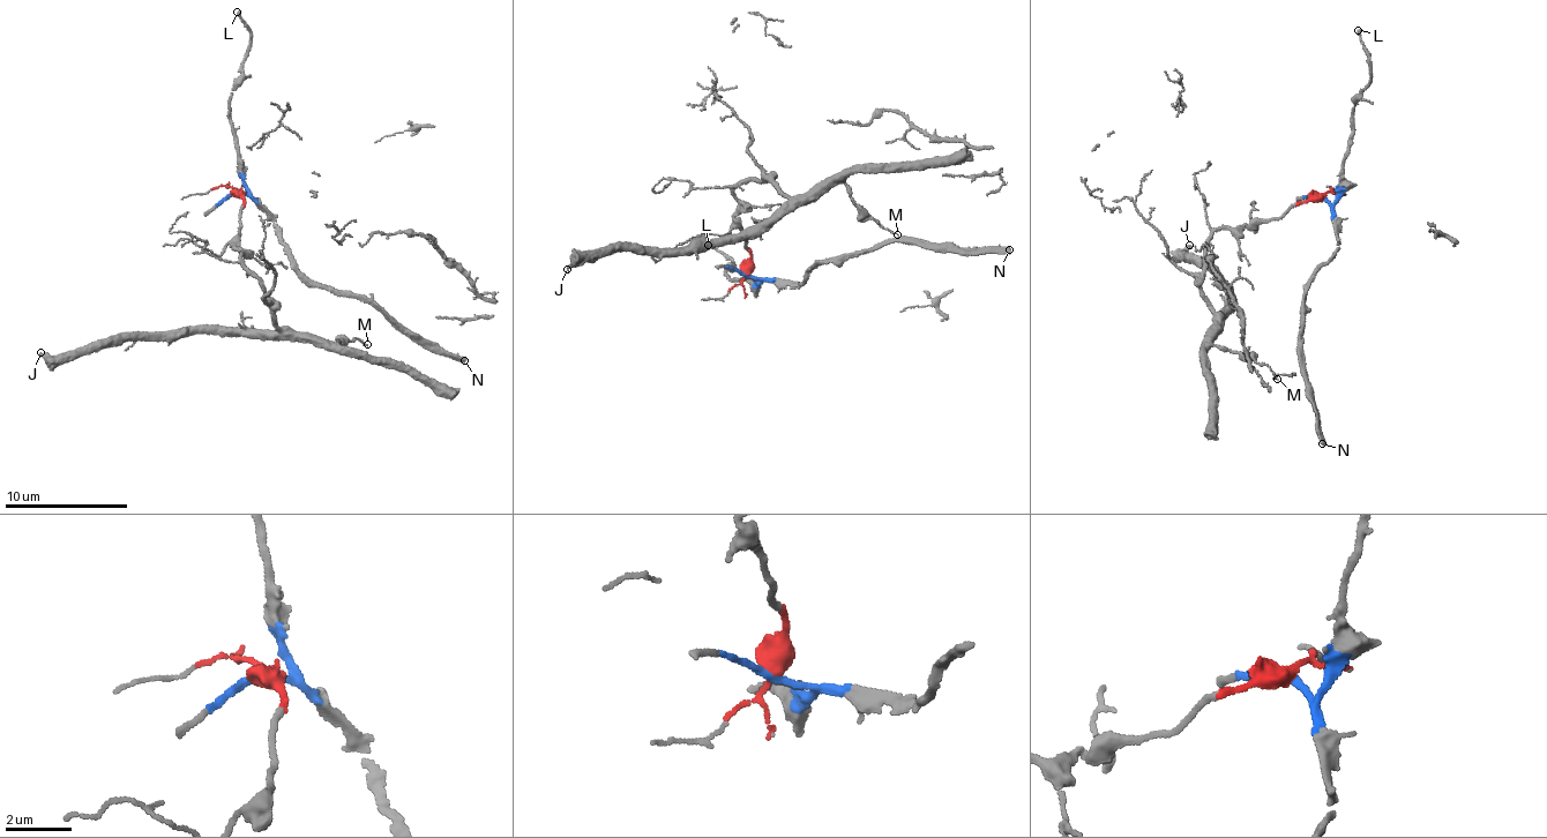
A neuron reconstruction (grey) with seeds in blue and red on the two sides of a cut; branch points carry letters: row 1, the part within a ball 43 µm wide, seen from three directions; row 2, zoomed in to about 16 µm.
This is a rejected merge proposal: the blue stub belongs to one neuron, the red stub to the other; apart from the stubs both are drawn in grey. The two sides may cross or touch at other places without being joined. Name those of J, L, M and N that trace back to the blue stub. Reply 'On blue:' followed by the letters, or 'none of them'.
On blue: L, N

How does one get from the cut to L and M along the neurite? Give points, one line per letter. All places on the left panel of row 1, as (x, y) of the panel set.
L: (234, 194), (241, 191), (243, 180), (229, 117), (229, 97), (246, 55), (249, 28), (237, 12)
M: (234, 194), (244, 202), (234, 246), (260, 281), (274, 321), (283, 329), (334, 344), (357, 337), (366, 344)

